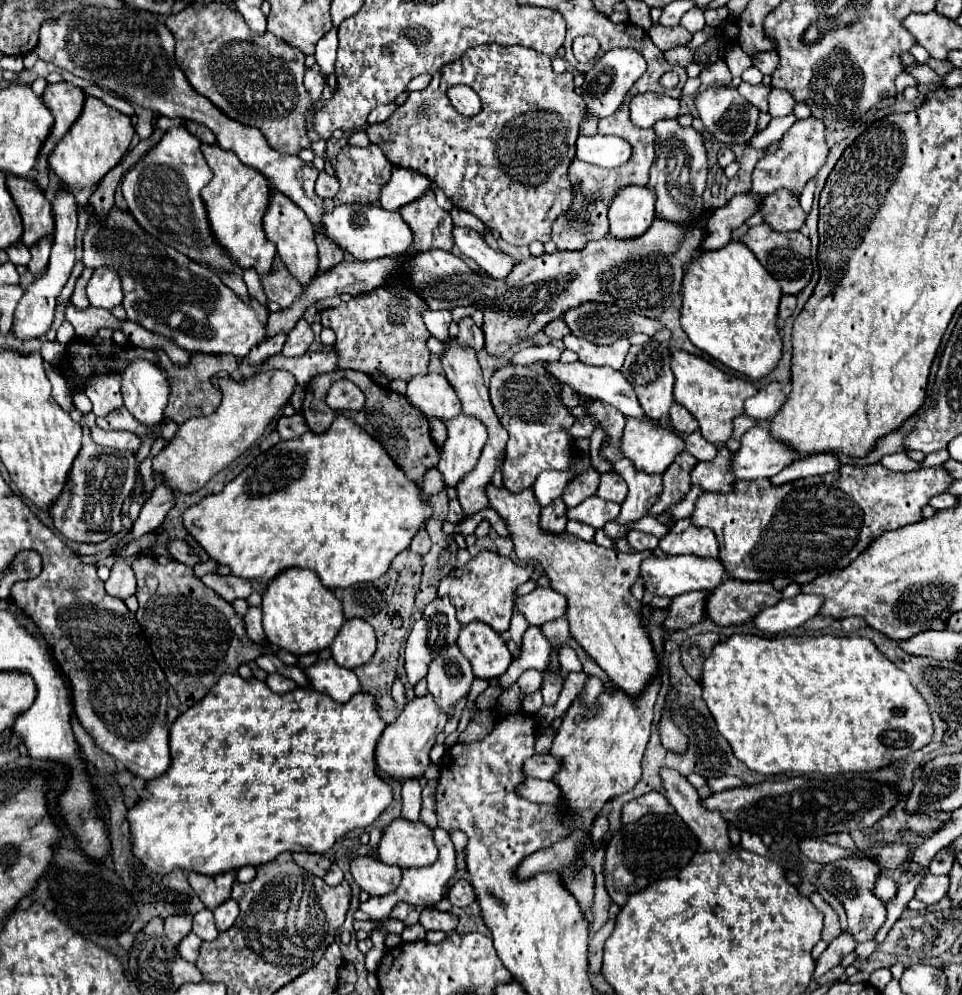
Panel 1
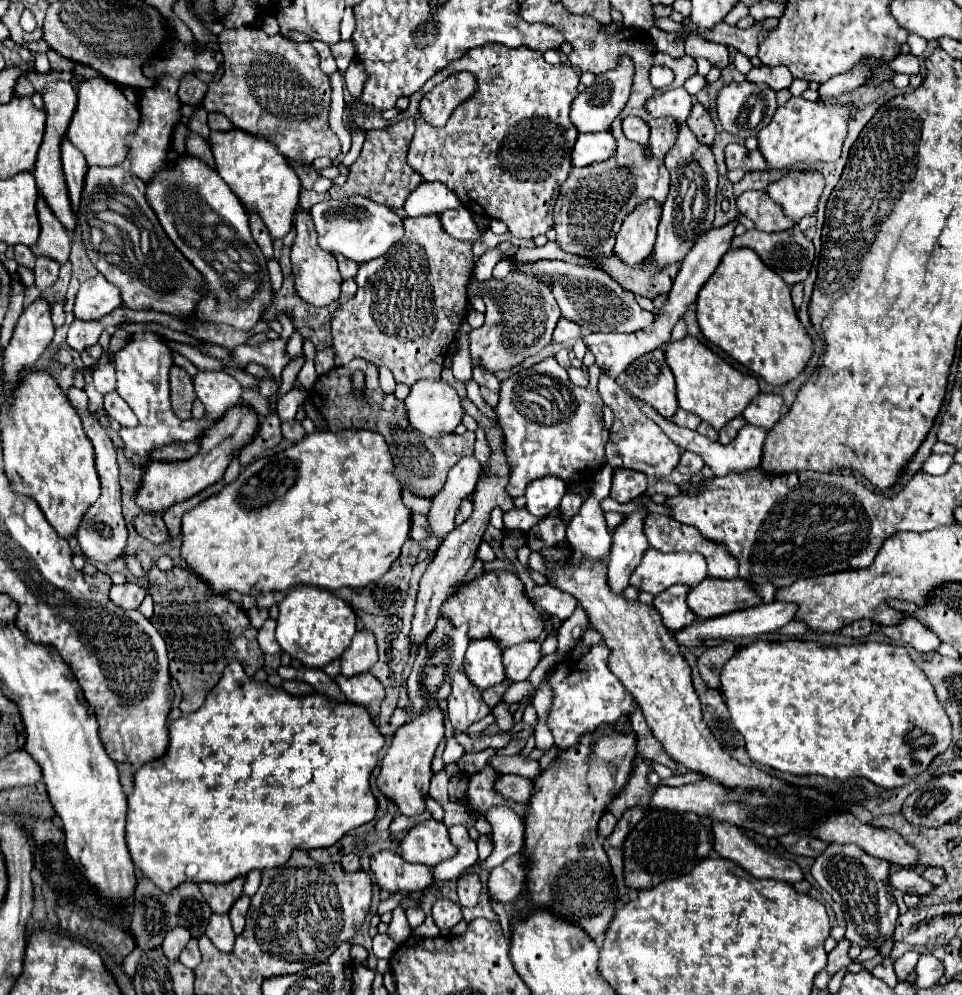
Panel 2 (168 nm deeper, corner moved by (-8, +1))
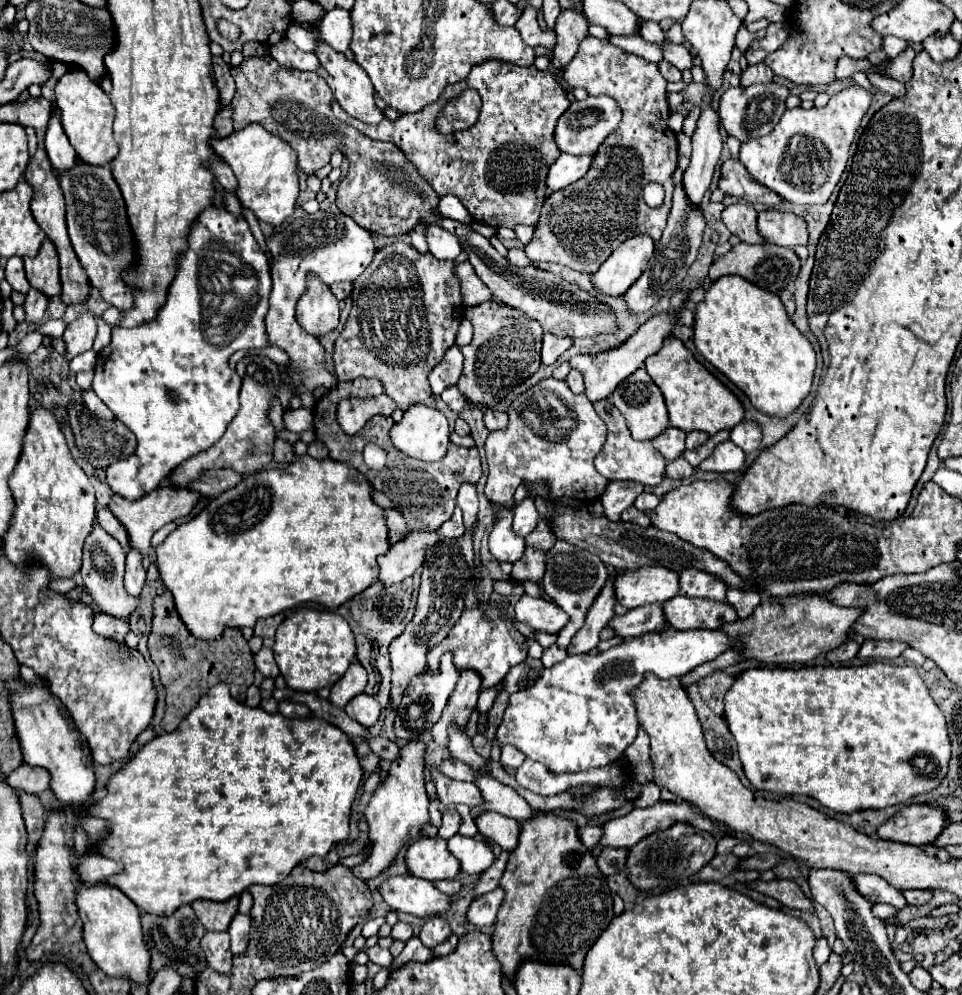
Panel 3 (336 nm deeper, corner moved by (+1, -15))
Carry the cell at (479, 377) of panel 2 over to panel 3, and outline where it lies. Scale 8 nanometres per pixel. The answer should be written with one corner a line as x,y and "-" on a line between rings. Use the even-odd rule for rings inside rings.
484,408
484,422
486,422
488,430
498,430
498,428
506,428
508,416
506,416
506,412

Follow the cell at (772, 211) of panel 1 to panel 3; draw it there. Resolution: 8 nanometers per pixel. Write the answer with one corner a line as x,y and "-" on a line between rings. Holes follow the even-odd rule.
738,202
738,204
726,206
722,212
722,222
742,242
748,242
748,244
764,242
764,238
758,232
758,226
756,226
756,210
752,208
752,204

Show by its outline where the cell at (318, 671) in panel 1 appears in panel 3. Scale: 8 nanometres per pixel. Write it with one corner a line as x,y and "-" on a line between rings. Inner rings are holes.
358,694
356,698
352,698
348,704
346,704
346,714
352,718
352,720
356,720
356,722
360,722
362,726
372,726
378,718
380,718
380,704
372,698
372,696
368,696
368,694

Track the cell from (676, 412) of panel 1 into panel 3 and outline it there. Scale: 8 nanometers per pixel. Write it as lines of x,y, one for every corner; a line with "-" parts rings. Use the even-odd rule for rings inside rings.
668,426
658,438
652,440
652,444
666,460
676,460
684,454
684,438
686,438
684,432

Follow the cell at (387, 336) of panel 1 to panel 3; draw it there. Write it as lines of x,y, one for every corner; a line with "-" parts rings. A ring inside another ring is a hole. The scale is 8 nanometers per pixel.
394,242
376,252
372,264
354,282
352,310
334,344
334,376
338,382
354,378
378,378
384,384
384,394
390,396
400,410
426,402
432,396
428,372
440,364
444,352
456,342
458,326
466,314
460,282
454,274
454,260
436,260
430,252
420,254
406,242

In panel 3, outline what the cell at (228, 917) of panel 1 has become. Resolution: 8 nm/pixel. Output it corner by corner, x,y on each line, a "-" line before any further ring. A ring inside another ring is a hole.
236,914
230,928
228,928
228,934
230,934
230,946
232,946
232,952
234,954
242,954
246,950
246,944
248,944
248,930
250,930
250,916
248,914

